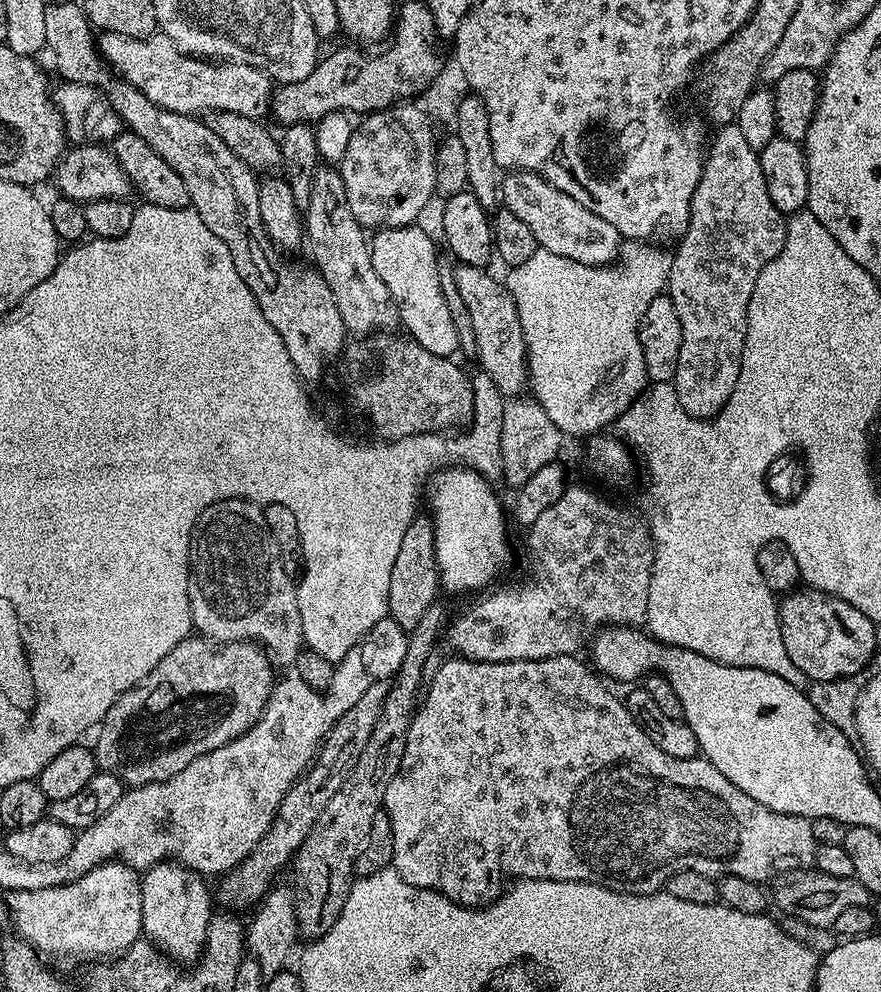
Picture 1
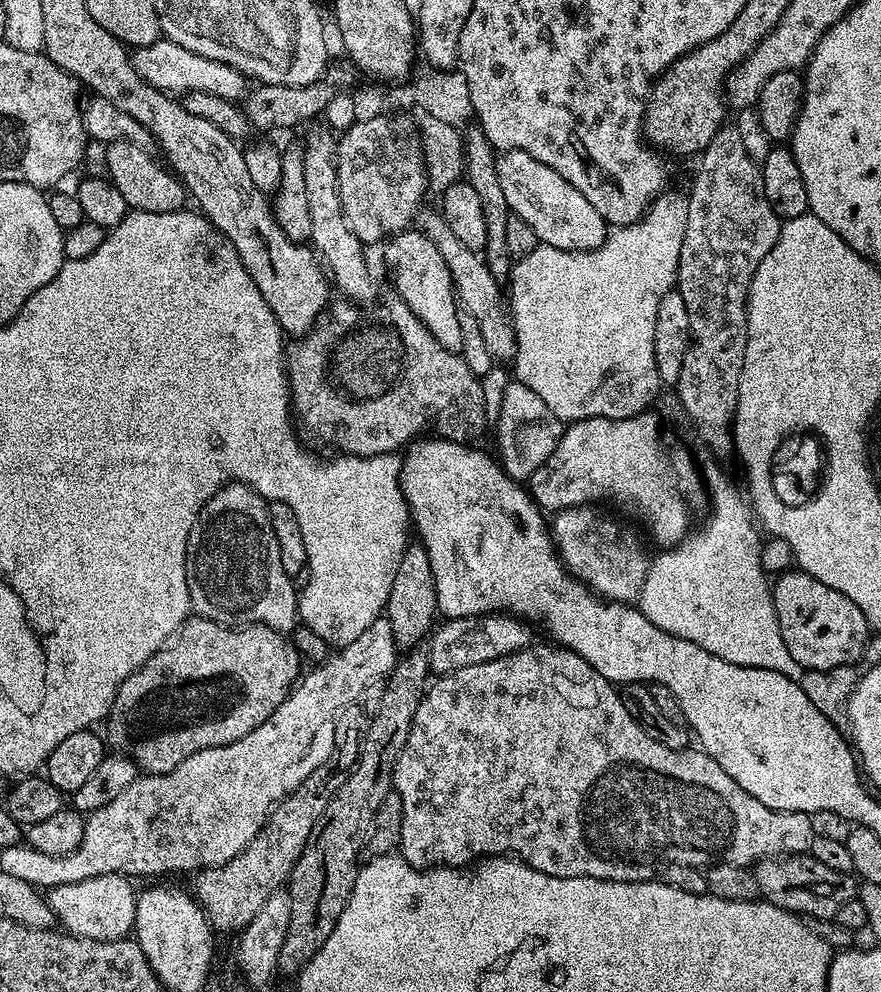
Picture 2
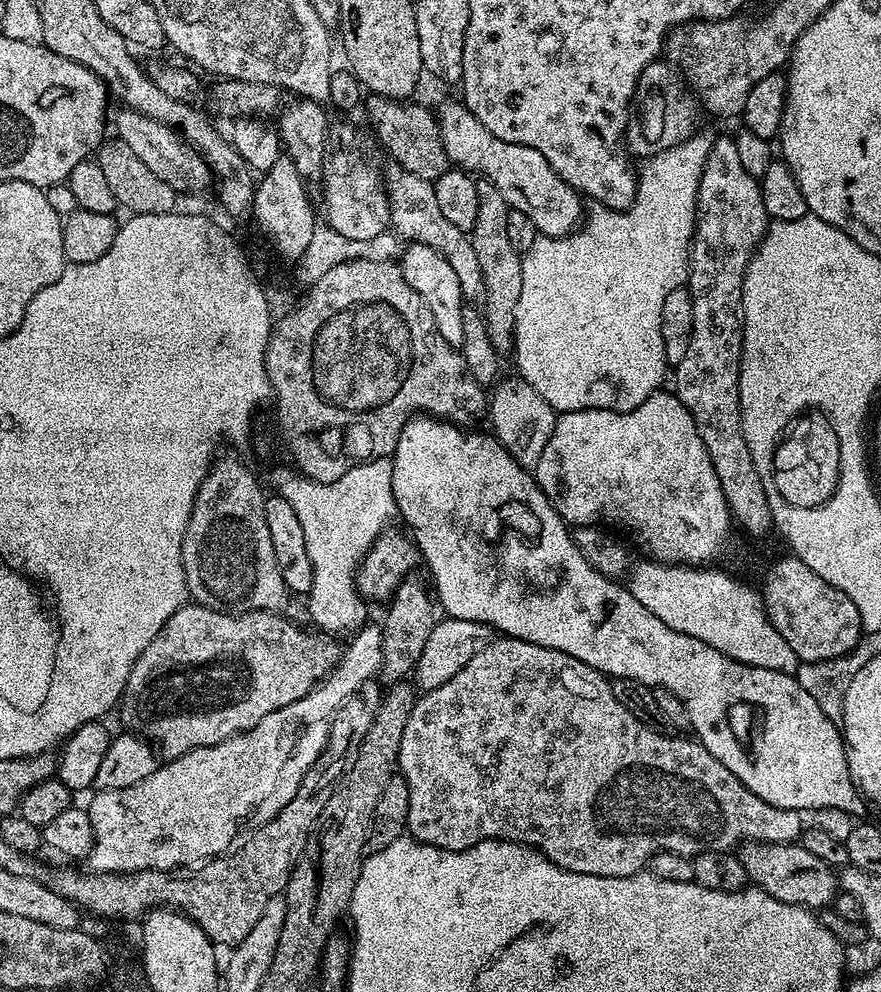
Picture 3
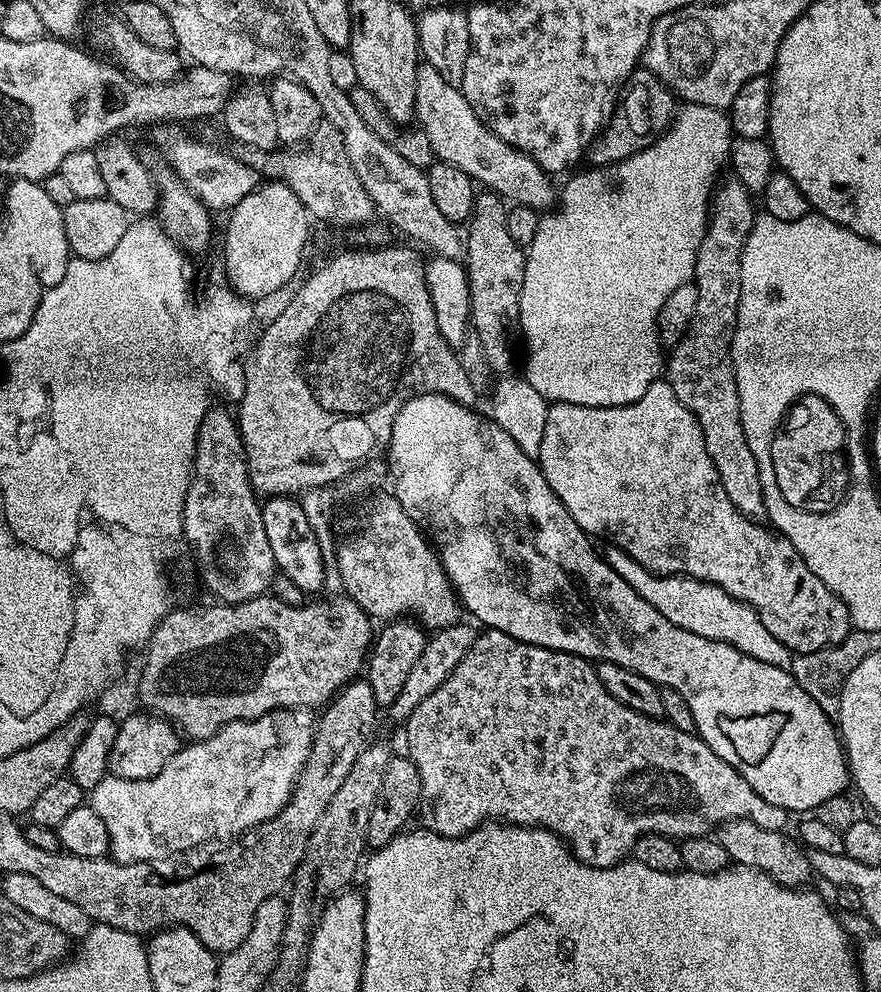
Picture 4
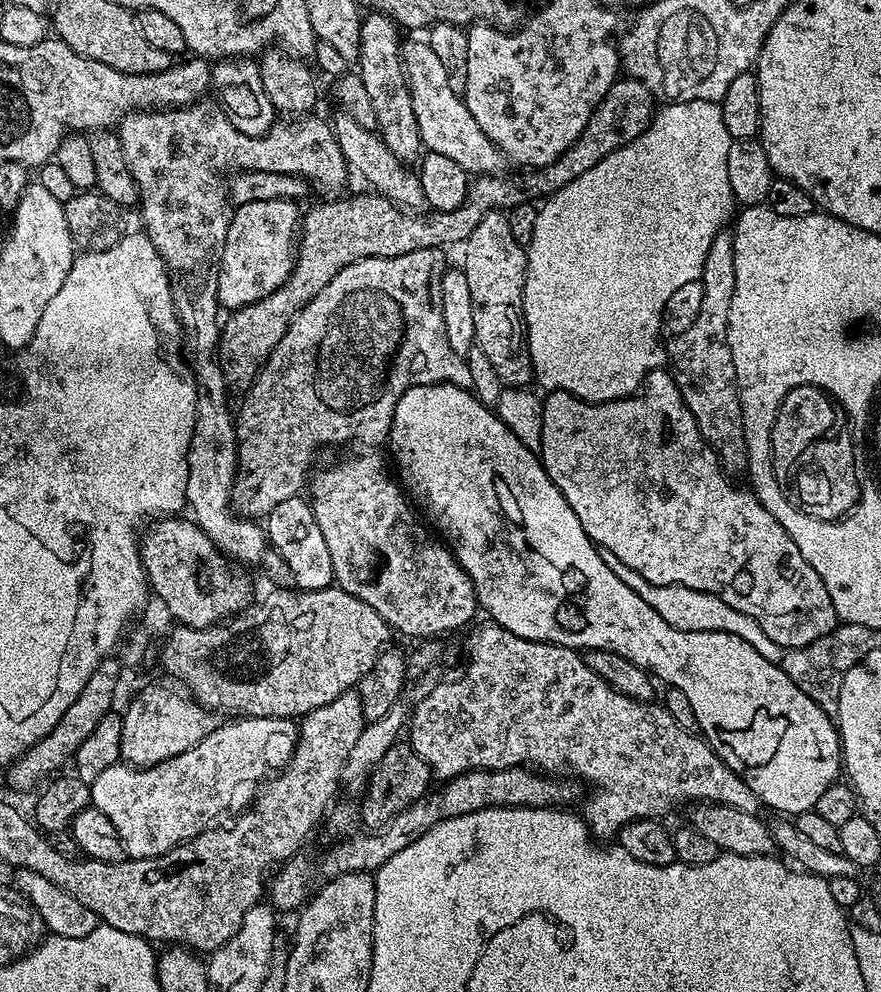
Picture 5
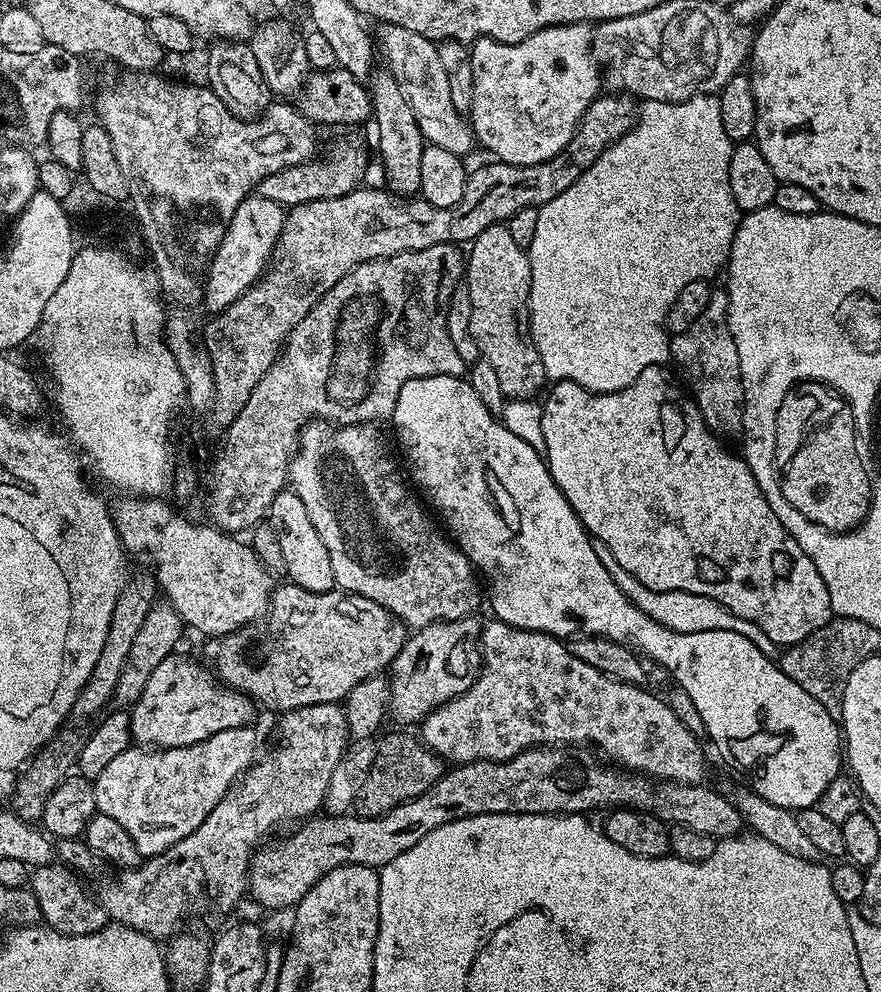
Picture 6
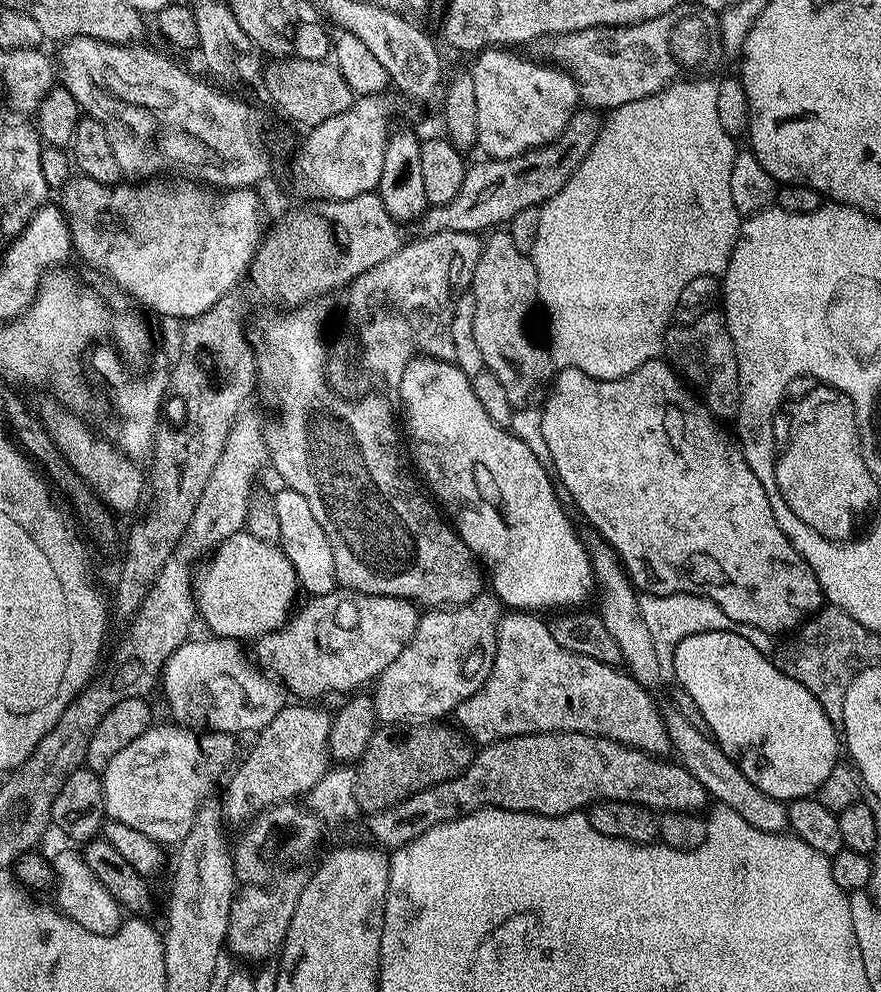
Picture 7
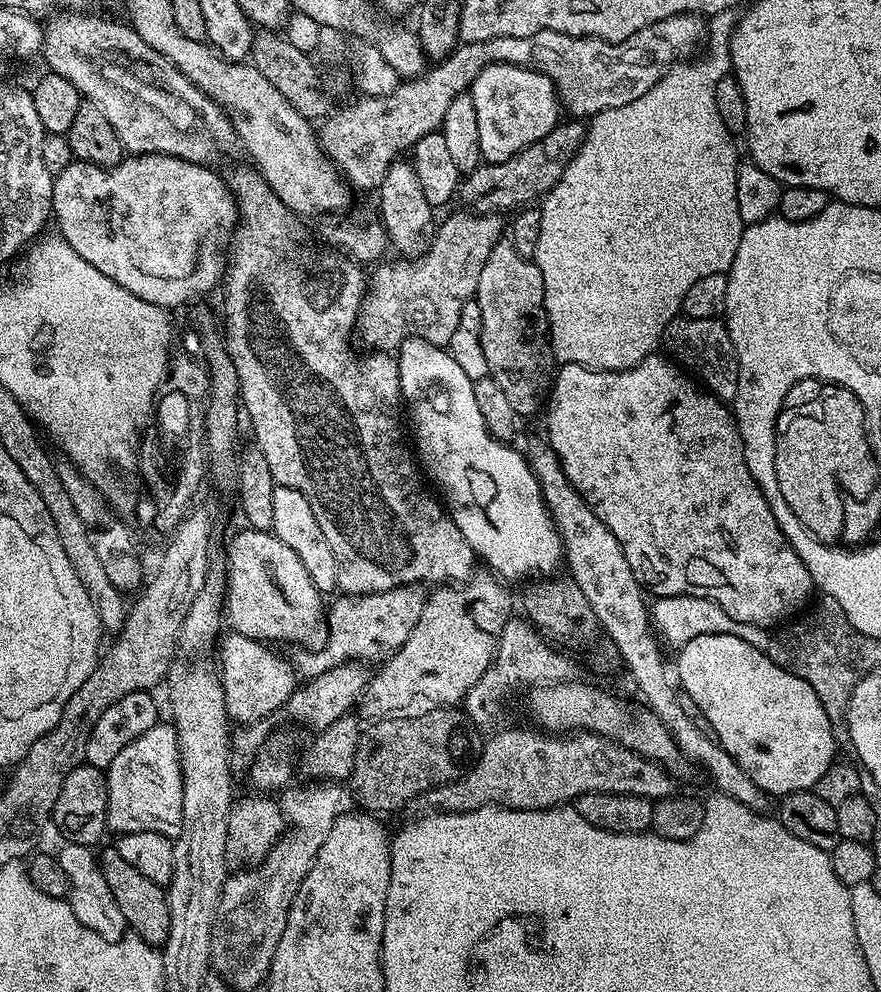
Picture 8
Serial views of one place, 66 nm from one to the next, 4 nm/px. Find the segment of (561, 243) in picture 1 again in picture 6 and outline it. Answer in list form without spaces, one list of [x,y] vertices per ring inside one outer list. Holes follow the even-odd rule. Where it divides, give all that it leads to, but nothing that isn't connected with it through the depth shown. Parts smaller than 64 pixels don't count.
[[[380,24],[380,40],[378,36],[378,52],[384,55],[387,71],[398,82],[406,102],[410,102],[410,110],[414,110],[414,118],[418,118],[418,130],[422,130],[425,141],[434,146],[442,146],[442,150],[450,150],[450,154],[467,157],[467,152],[474,148],[471,123],[457,110],[454,102],[450,102],[450,82],[446,79],[446,69],[442,67],[442,58],[438,58],[437,41],[428,40],[422,34],[414,34],[414,30],[406,30],[406,26],[397,24]]]

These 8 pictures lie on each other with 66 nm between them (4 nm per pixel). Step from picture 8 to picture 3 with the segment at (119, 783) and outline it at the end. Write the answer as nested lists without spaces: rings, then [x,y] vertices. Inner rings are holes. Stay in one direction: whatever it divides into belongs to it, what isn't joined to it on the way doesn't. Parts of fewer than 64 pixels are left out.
[[[365,623],[349,639],[353,640],[343,649],[336,669],[319,681],[310,694],[298,698],[298,702],[290,702],[290,706],[282,706],[282,710],[266,714],[262,722],[237,736],[214,746],[190,750],[177,760],[161,763],[154,774],[150,774],[150,778],[142,778],[142,782],[134,782],[134,786],[97,791],[96,797],[86,804],[92,823],[92,849],[86,858],[87,871],[122,873],[184,870],[227,853],[233,847],[232,839],[248,823],[261,826],[281,815],[298,794],[302,778],[328,745],[332,717],[351,696],[355,696],[371,681],[368,680],[371,676],[375,677],[380,671],[384,630],[379,623],[372,623]]]

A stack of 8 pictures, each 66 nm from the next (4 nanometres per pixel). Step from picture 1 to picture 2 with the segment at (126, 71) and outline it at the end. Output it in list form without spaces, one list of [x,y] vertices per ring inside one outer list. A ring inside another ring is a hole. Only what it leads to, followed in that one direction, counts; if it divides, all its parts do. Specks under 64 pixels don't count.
[[[161,38],[149,48],[137,48],[131,53],[132,65],[138,75],[150,86],[169,94],[183,94],[202,90],[233,102],[243,101],[250,91],[250,81],[238,70],[226,66],[222,62],[214,62],[210,58],[202,58],[202,54],[194,54],[173,40]]]

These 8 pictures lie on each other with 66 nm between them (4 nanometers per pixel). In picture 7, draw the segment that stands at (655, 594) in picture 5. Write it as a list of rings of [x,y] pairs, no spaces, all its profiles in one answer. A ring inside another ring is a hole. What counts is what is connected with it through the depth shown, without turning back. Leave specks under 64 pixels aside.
[[[646,592],[639,597],[639,606],[640,618],[646,622],[646,627],[650,630],[655,653],[661,662],[671,661],[672,655],[676,653],[678,642],[682,642],[694,634],[706,634],[707,632],[730,632],[734,629],[738,635],[746,638],[746,642],[750,642],[750,646],[754,646],[754,650],[768,654],[774,648],[774,640],[771,635],[758,634],[756,628],[749,624],[736,625],[734,618],[726,615],[709,596],[695,596],[685,592],[656,596],[653,592]]]

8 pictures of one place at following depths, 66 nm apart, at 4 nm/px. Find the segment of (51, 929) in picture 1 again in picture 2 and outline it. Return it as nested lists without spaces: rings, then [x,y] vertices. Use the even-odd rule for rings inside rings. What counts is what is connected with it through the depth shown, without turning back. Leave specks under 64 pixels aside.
[[[106,874],[53,888],[46,899],[63,931],[91,940],[123,940],[136,926],[138,892],[132,889],[132,884],[127,876]]]

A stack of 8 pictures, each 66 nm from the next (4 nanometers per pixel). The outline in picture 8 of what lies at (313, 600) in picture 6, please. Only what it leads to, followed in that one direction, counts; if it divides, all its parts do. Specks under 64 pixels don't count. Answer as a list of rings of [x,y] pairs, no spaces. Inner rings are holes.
[[[403,584],[401,588],[369,596],[337,595],[337,600],[330,604],[326,612],[328,641],[319,650],[301,651],[301,656],[294,660],[295,667],[303,675],[305,672],[305,677],[315,678],[339,664],[383,661],[399,651],[417,625],[418,618],[422,618],[426,603],[426,592],[423,591],[423,587]]]

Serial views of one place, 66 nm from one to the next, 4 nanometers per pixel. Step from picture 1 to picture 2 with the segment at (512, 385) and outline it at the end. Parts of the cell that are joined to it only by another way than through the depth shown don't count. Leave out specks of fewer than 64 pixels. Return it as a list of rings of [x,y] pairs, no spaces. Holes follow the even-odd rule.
[[[433,214],[428,220],[428,225],[423,225],[422,231],[430,238],[430,242],[434,242],[434,246],[438,246],[438,254],[442,254],[450,270],[450,278],[456,290],[459,307],[470,310],[470,314],[474,314],[474,319],[482,329],[486,350],[490,350],[493,361],[511,361],[516,355],[516,331],[512,325],[509,309],[506,307],[505,297],[504,300],[500,297],[501,281],[488,269],[488,264],[481,253],[470,250],[450,231],[450,226],[446,226],[443,216]]]

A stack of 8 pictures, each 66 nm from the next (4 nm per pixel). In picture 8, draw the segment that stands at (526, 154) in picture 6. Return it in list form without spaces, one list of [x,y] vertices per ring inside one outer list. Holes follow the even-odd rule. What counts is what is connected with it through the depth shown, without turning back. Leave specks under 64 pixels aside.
[[[491,64],[474,78],[470,89],[474,111],[478,113],[478,146],[487,163],[506,162],[526,146],[546,138],[550,130],[562,120],[562,105],[556,87],[542,73],[533,68],[519,68],[513,64]]]

